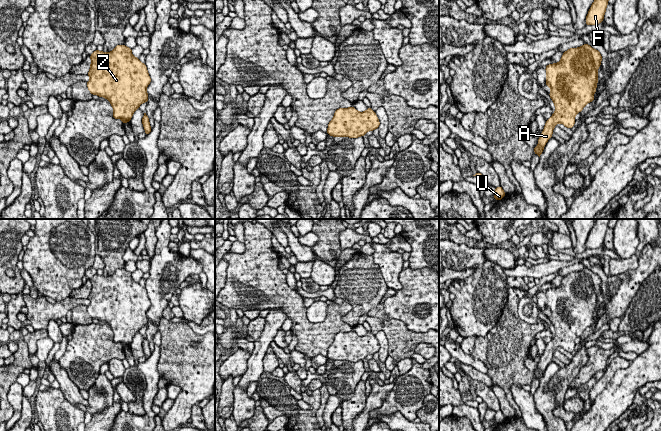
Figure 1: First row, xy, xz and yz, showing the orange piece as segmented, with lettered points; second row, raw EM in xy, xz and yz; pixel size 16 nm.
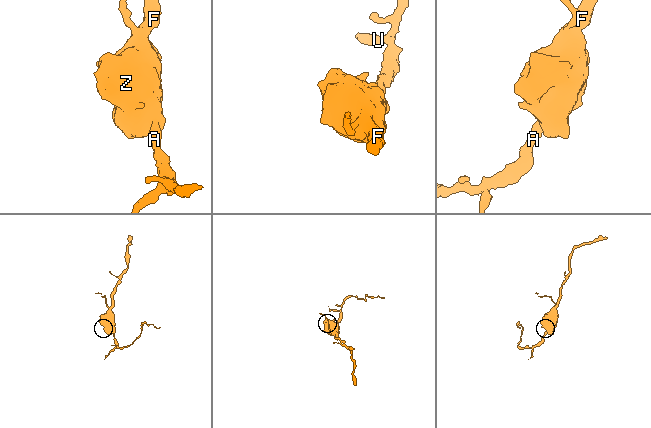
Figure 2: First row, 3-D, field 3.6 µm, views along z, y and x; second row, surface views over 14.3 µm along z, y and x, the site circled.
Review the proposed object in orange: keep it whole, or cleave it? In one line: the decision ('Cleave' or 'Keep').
Keep

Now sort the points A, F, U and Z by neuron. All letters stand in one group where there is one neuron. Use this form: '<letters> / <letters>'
A F U Z

